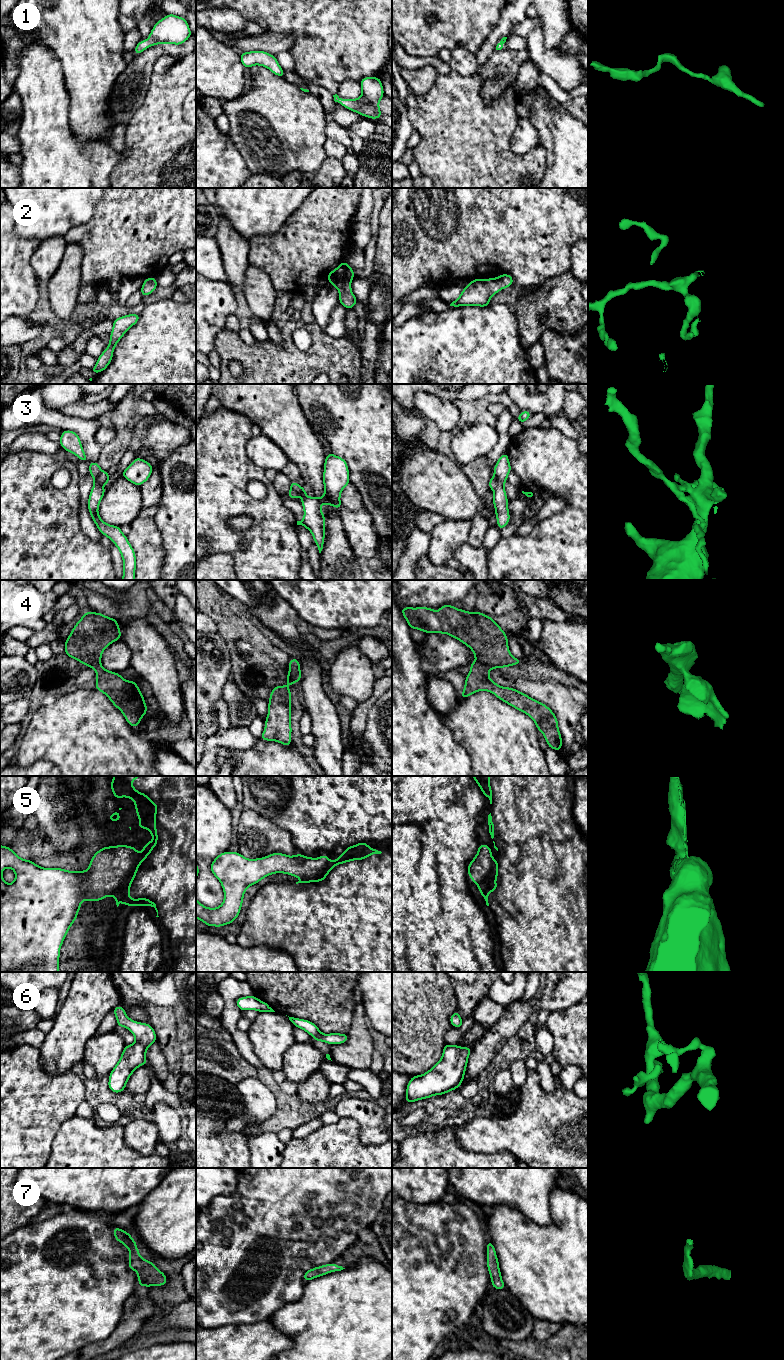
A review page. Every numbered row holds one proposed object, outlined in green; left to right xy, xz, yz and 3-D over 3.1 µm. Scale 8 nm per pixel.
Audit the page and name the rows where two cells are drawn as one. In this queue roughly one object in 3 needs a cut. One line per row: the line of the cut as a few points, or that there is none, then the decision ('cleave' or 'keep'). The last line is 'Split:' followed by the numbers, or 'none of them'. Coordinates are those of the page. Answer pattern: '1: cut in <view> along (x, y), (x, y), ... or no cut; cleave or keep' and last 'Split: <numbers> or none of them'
1: no cut; keep
2: no cut; keep
3: cut in xy along (102, 471), (96, 481), (99, 485); cleave
4: no cut; keep
5: cut in xy along (138, 855), (132, 869), (113, 895); cleave
6: no cut; keep
7: no cut; keep
Split: 3, 5

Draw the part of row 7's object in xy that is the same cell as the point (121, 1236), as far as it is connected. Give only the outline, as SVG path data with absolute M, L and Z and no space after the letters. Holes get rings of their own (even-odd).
M114 1227L113 1235L115 1239L119 1243L124 1244L130 1252L128 1268L136 1271L139 1288L142 1286L150 1288L152 1285L167 1285L166 1275L161 1272L150 1260L145 1260L140 1256L136 1241L127 1231Z

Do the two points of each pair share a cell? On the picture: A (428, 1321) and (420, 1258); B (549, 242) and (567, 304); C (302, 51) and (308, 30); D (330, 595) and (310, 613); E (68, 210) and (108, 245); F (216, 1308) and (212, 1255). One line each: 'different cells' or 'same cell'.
A: same cell
B: different cells
C: same cell
D: same cell
E: different cells
F: same cell

